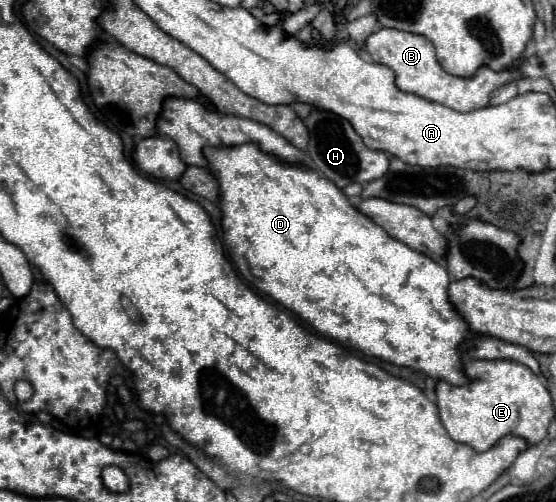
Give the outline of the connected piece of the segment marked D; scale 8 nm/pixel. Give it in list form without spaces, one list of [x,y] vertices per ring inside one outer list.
[[[241,144],[241,146],[233,146],[233,148],[205,148],[205,156],[209,156],[209,172],[213,174],[213,178],[221,186],[221,202],[223,202],[221,212],[223,212],[223,230],[225,230],[227,254],[235,262],[241,276],[249,284],[253,284],[257,290],[271,296],[279,304],[283,304],[287,310],[293,310],[297,316],[307,320],[323,336],[329,336],[329,338],[333,338],[345,346],[351,346],[351,348],[363,352],[365,356],[373,356],[373,358],[391,362],[391,364],[401,366],[401,368],[425,372],[429,378],[443,380],[443,382],[449,382],[453,386],[463,386],[463,384],[471,382],[463,370],[463,358],[465,356],[461,352],[461,346],[465,344],[467,338],[473,336],[473,332],[471,332],[469,324],[465,322],[465,318],[455,310],[455,306],[449,300],[447,292],[449,292],[451,278],[449,278],[447,268],[441,262],[435,262],[433,258],[429,258],[429,256],[409,248],[407,244],[391,238],[381,226],[377,226],[373,220],[369,220],[365,214],[361,214],[355,206],[351,206],[351,202],[347,200],[343,190],[339,190],[331,180],[319,178],[317,172],[311,170],[309,166],[291,166],[291,164],[279,162],[275,156],[261,152],[257,148],[257,144]]]

